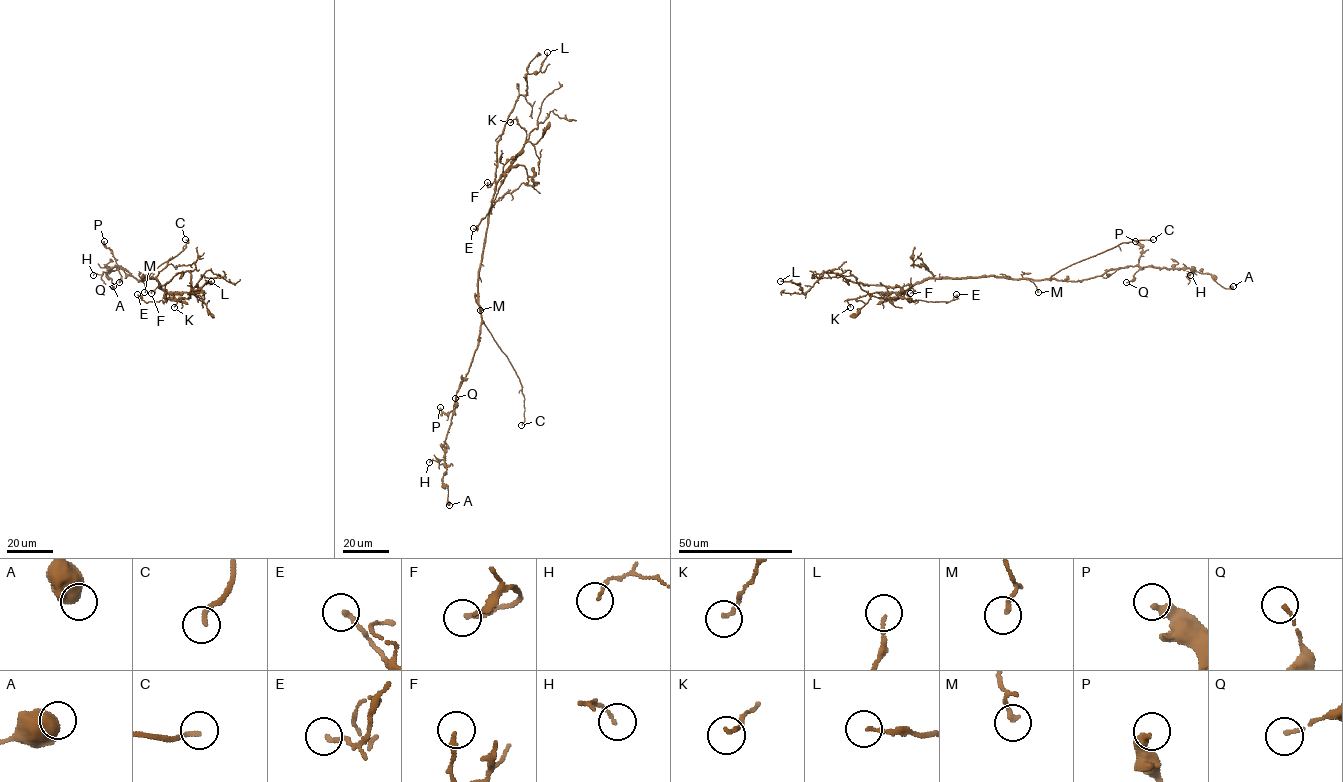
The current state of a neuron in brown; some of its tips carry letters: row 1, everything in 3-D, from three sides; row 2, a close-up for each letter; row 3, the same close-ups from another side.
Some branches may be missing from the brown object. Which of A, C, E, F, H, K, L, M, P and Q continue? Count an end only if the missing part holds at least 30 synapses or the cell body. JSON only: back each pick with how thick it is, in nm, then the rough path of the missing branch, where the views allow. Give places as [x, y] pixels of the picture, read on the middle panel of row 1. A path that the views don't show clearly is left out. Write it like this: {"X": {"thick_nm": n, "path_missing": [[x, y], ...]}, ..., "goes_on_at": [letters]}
{"C": {"thick_nm": 190}, "goes_on_at": ["C"]}

